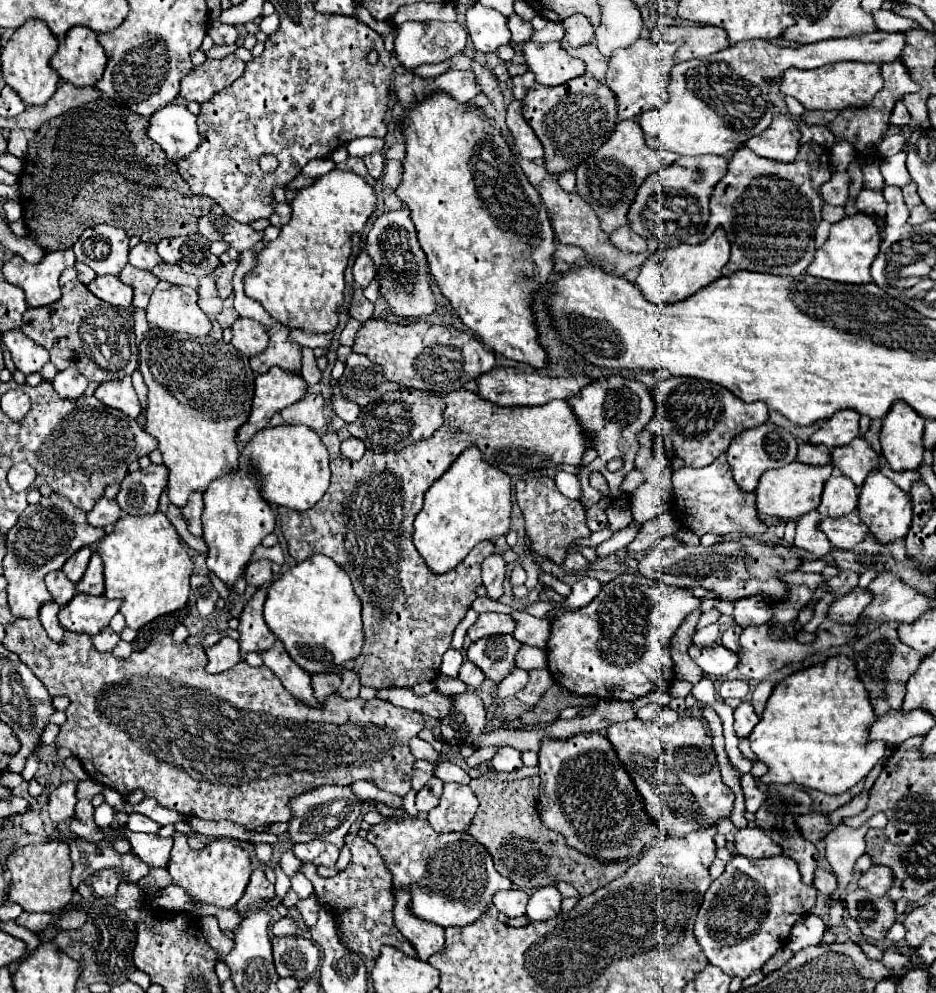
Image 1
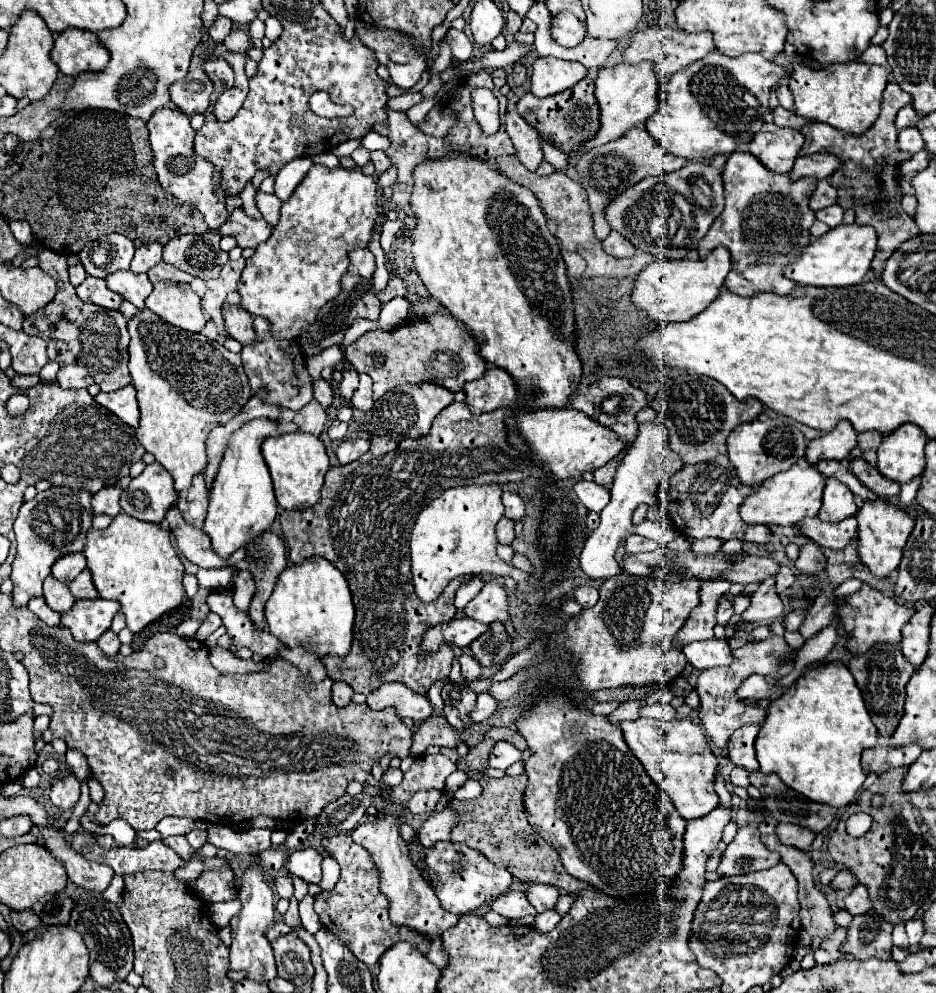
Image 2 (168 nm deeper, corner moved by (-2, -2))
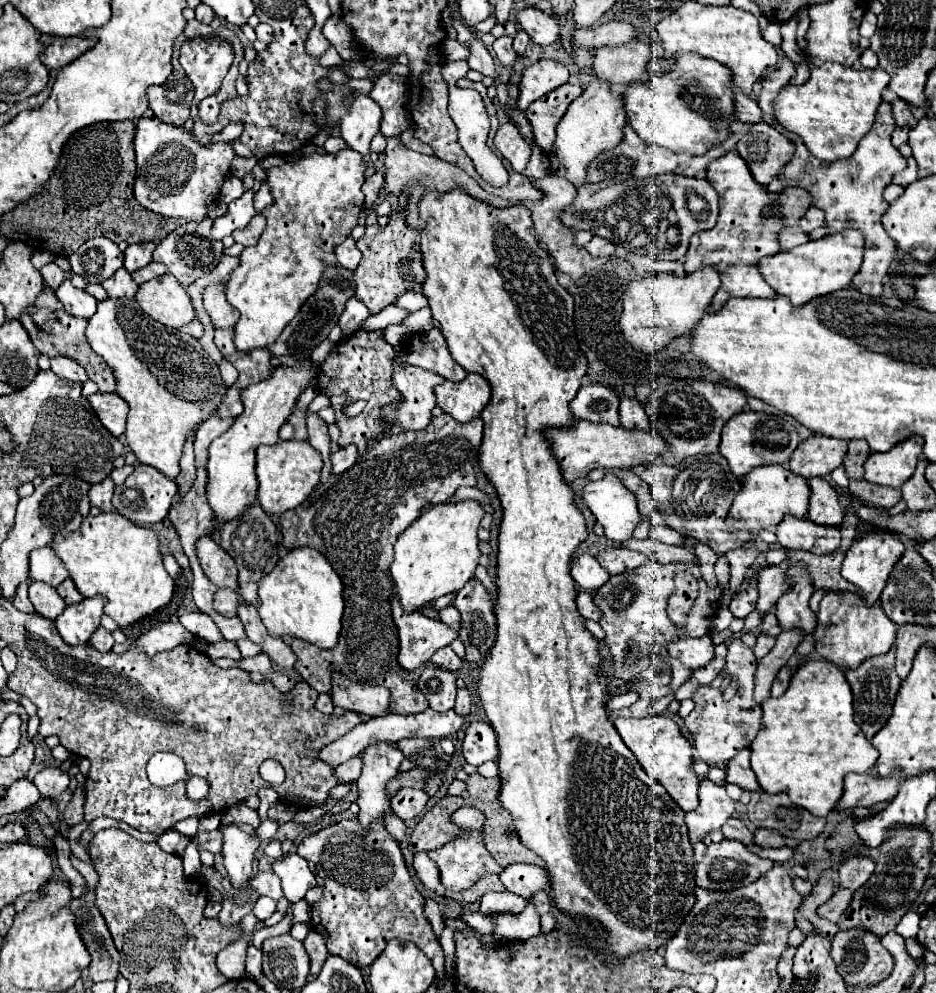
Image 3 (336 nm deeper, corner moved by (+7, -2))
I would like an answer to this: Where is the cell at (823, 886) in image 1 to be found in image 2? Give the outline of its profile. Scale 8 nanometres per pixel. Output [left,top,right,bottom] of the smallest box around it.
[831,870,859,890]

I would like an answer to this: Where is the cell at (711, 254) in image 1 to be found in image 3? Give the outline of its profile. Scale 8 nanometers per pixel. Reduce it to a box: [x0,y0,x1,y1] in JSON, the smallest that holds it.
[620,266,720,352]

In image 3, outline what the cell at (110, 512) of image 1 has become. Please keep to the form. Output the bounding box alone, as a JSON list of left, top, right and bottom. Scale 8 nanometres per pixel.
[90,478,114,512]

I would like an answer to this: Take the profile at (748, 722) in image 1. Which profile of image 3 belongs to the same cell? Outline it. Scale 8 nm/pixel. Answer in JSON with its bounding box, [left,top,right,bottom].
[726,748,760,790]

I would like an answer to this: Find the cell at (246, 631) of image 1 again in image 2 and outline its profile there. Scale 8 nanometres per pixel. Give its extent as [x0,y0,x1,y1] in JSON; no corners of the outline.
[245,530,287,628]

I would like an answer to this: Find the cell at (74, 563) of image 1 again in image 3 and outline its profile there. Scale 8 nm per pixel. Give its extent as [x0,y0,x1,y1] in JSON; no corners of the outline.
[30,546,68,586]

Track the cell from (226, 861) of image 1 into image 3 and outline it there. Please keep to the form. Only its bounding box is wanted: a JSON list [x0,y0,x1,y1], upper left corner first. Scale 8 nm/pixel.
[158,830,188,854]

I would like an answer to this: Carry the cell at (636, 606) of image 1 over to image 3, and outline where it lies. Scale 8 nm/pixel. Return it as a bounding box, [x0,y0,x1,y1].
[594,562,722,680]

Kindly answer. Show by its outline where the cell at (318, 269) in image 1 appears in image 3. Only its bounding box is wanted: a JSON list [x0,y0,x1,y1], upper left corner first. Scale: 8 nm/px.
[226,148,364,352]

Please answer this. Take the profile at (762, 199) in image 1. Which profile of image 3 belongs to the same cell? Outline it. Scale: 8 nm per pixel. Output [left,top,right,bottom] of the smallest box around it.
[684,152,784,298]

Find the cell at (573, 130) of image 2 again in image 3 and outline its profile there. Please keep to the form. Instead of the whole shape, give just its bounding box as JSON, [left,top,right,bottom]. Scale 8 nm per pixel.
[524,84,582,150]

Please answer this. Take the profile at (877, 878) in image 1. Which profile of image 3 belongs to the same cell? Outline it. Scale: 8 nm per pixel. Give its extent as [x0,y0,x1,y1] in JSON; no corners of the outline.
[816,890,852,922]

